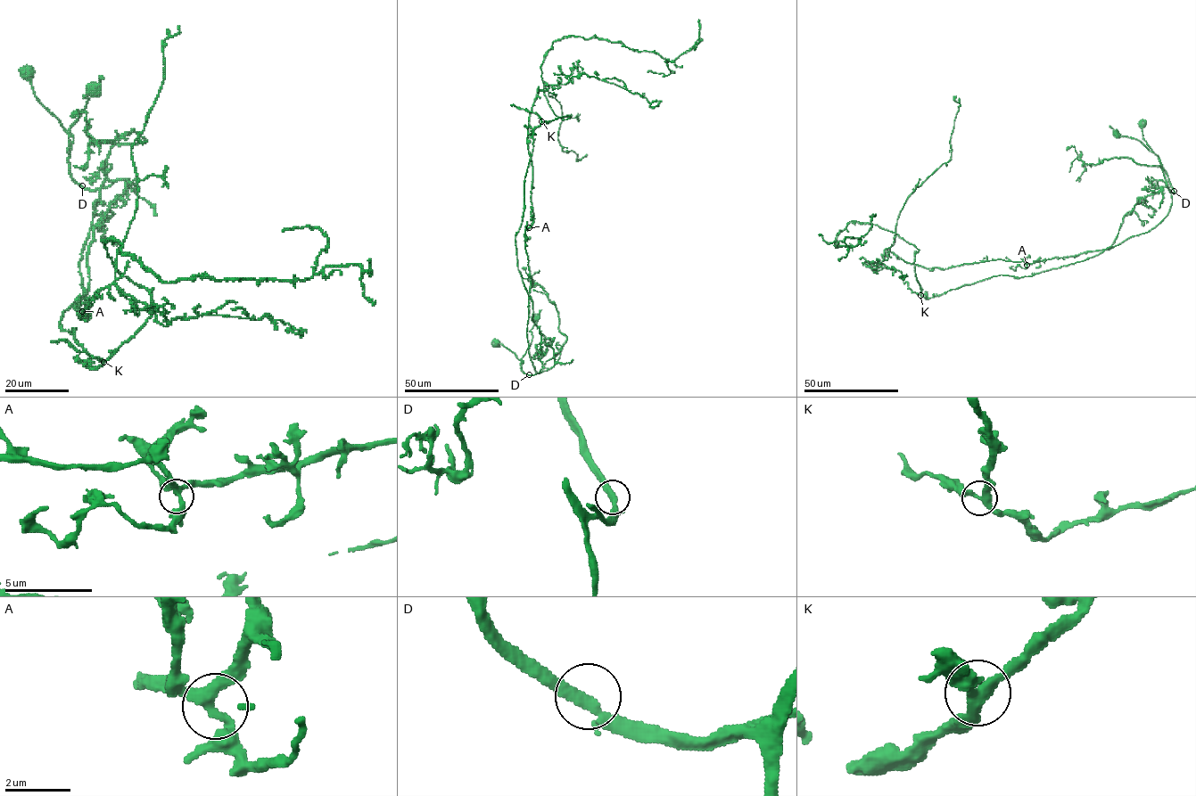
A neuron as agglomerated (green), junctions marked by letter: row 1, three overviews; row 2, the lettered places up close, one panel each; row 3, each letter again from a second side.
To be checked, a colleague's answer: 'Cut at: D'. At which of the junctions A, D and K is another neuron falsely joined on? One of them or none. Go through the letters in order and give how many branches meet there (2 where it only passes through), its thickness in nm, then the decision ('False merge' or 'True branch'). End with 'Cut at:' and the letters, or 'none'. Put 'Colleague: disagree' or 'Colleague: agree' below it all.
A: Branches: 3. Thickness 280 nm. True branch
D: Branches: 3. Thickness 240 nm. False merge
K: Branches: 3. Thickness 300 nm. True branch
Cut at: D
Colleague: agree

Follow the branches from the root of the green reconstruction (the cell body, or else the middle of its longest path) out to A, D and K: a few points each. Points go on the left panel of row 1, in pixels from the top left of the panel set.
A: (28, 73), (34, 96), (69, 134), (71, 177), (99, 191), (78, 262), (84, 295), (74, 307), (82, 311)
D: (28, 73), (34, 96), (69, 134), (69, 171), (82, 186)
K: (28, 73), (69, 134), (71, 177), (126, 181), (58, 324), (103, 362)

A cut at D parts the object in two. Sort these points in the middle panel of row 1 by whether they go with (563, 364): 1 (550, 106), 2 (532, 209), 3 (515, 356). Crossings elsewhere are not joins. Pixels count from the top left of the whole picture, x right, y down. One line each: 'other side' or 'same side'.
1: same side
2: other side
3: other side

